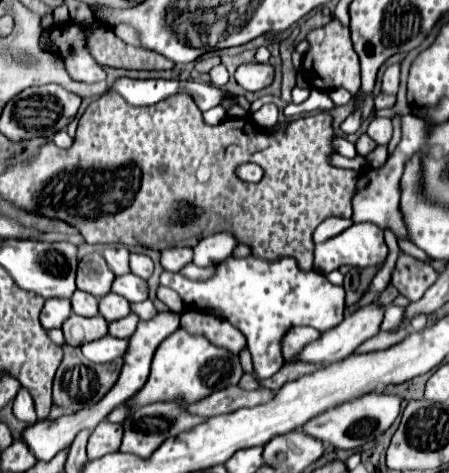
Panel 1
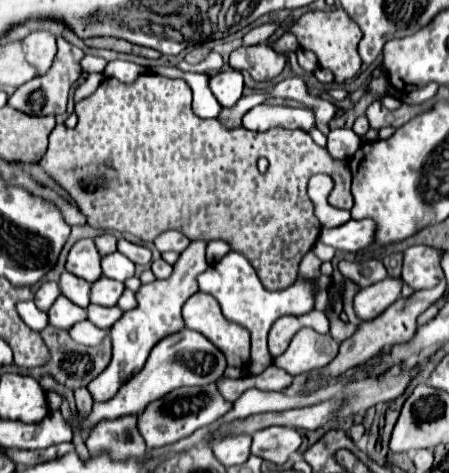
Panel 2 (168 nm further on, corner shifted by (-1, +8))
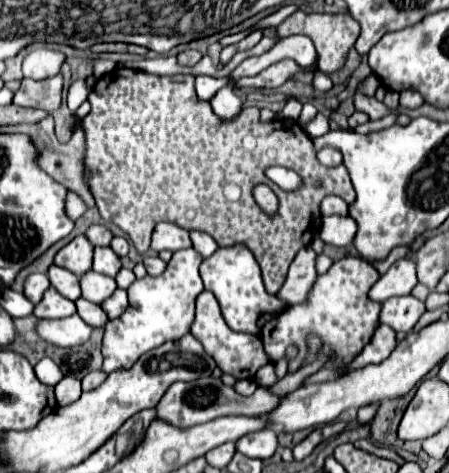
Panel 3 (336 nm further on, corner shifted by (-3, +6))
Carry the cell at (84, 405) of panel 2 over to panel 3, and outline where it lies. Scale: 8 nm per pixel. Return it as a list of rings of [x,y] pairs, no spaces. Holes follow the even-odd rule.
[[[96,370],[96,372],[86,374],[86,378],[82,380],[82,392],[88,392],[88,390],[98,388],[104,380],[106,380],[106,376],[104,376],[104,372],[102,372],[102,370]]]

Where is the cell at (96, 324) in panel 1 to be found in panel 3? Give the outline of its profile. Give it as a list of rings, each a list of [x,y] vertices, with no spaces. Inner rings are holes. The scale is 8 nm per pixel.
[[[50,288],[42,302],[36,304],[34,308],[34,316],[40,320],[60,320],[60,318],[68,318],[76,314],[76,304],[68,298],[64,298],[62,294],[58,294],[56,288]]]

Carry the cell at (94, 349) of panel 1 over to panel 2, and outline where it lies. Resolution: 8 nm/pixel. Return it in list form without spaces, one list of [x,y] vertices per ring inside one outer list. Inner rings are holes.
[[[82,320],[78,324],[74,324],[74,328],[68,330],[70,338],[78,344],[84,344],[84,346],[94,346],[98,342],[102,342],[102,338],[108,334],[106,330],[100,330],[96,328],[94,324],[90,324],[88,320]]]

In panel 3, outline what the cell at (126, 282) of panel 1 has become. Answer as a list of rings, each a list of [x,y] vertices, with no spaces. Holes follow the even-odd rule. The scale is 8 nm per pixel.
[[[94,248],[94,264],[92,270],[106,274],[106,276],[116,276],[122,268],[120,256],[116,256],[116,252],[112,248]]]

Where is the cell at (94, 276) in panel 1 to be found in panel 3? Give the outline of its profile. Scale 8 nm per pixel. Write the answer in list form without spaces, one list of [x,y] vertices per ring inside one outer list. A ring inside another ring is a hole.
[[[76,236],[70,244],[66,244],[54,258],[56,266],[62,266],[76,276],[84,276],[92,270],[92,254],[94,246],[84,236]]]

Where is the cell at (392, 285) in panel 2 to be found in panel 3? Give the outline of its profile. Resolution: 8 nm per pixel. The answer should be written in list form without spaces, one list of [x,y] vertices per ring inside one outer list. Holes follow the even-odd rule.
[[[400,258],[380,280],[370,288],[368,298],[374,302],[386,302],[392,296],[406,296],[418,284],[414,260]]]

